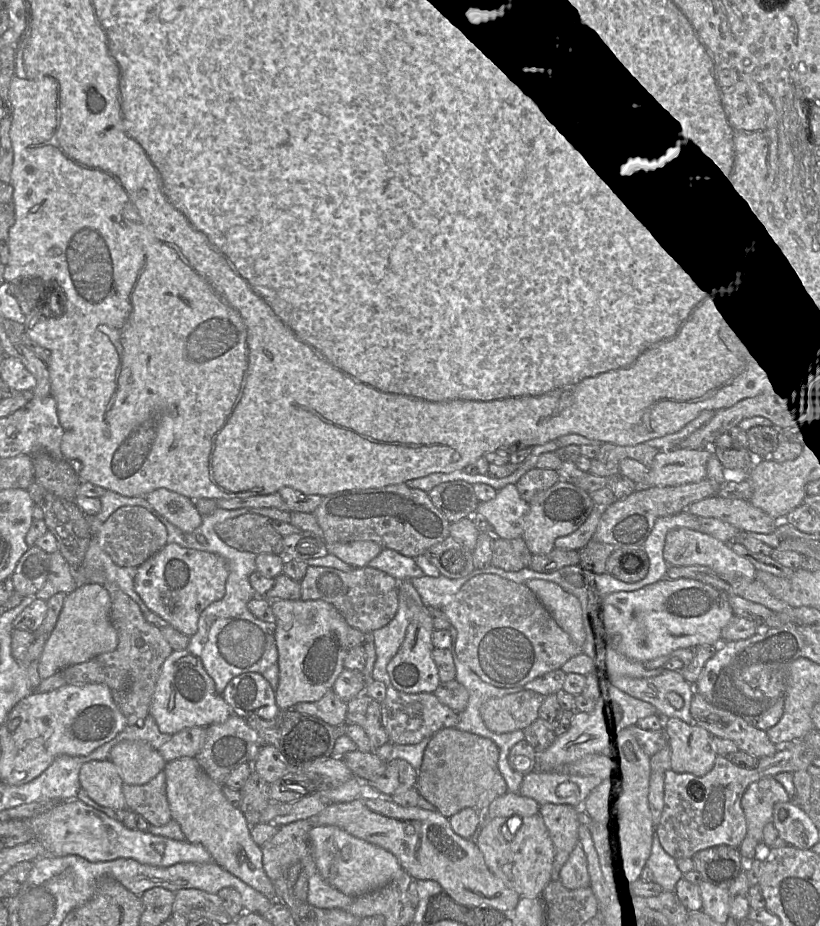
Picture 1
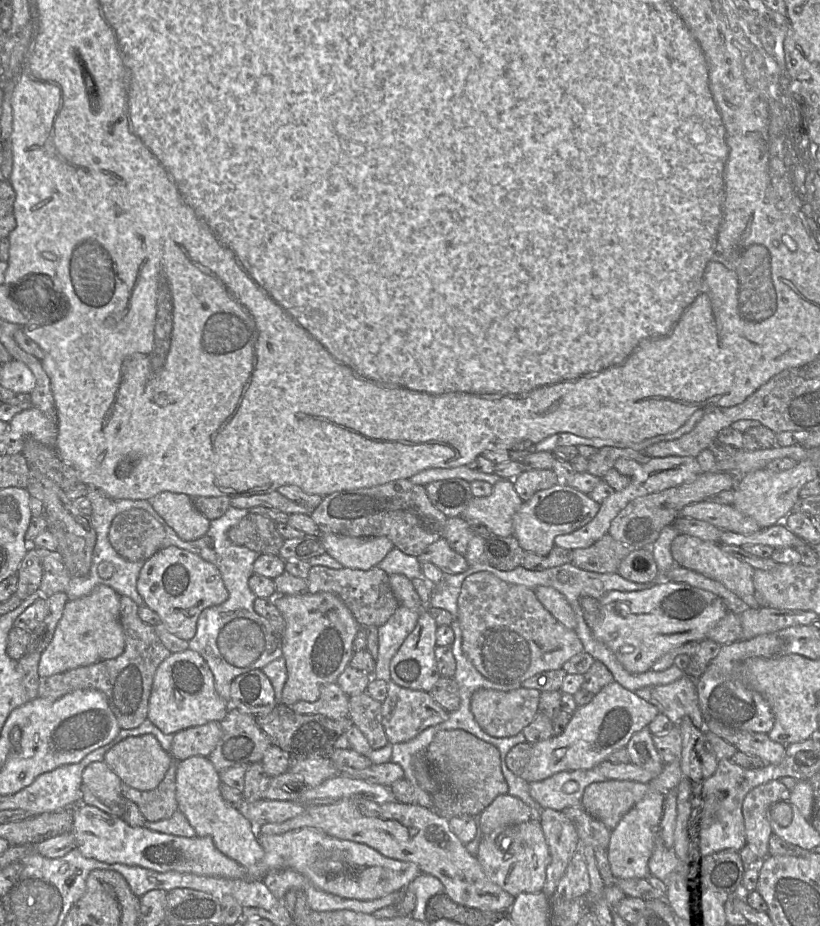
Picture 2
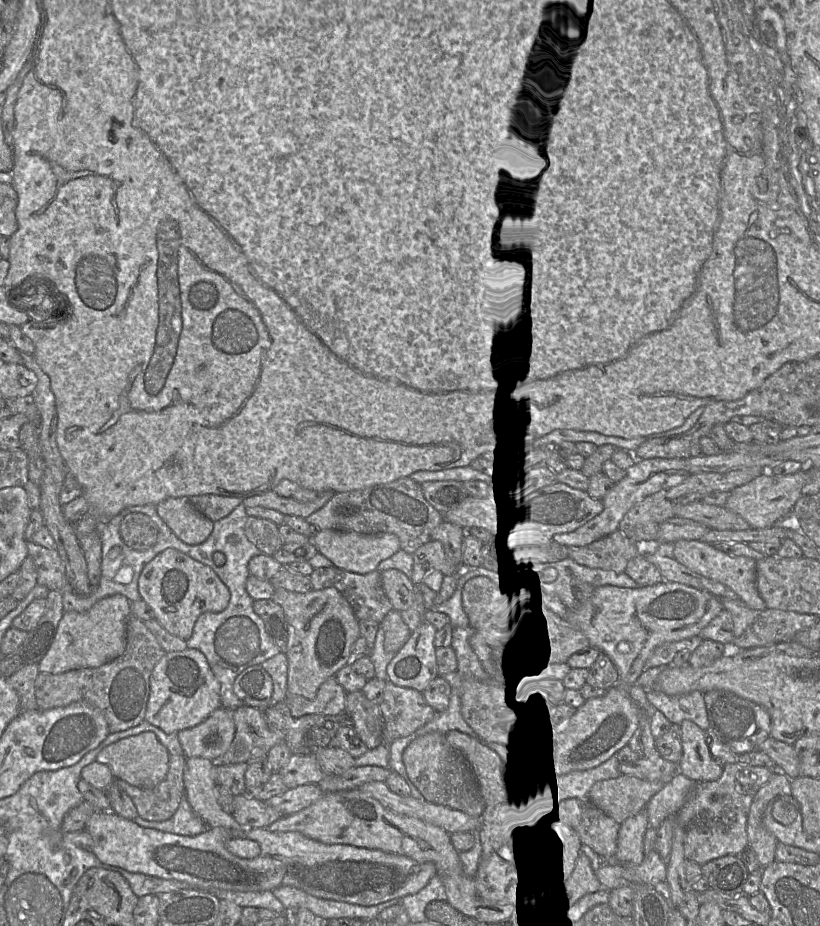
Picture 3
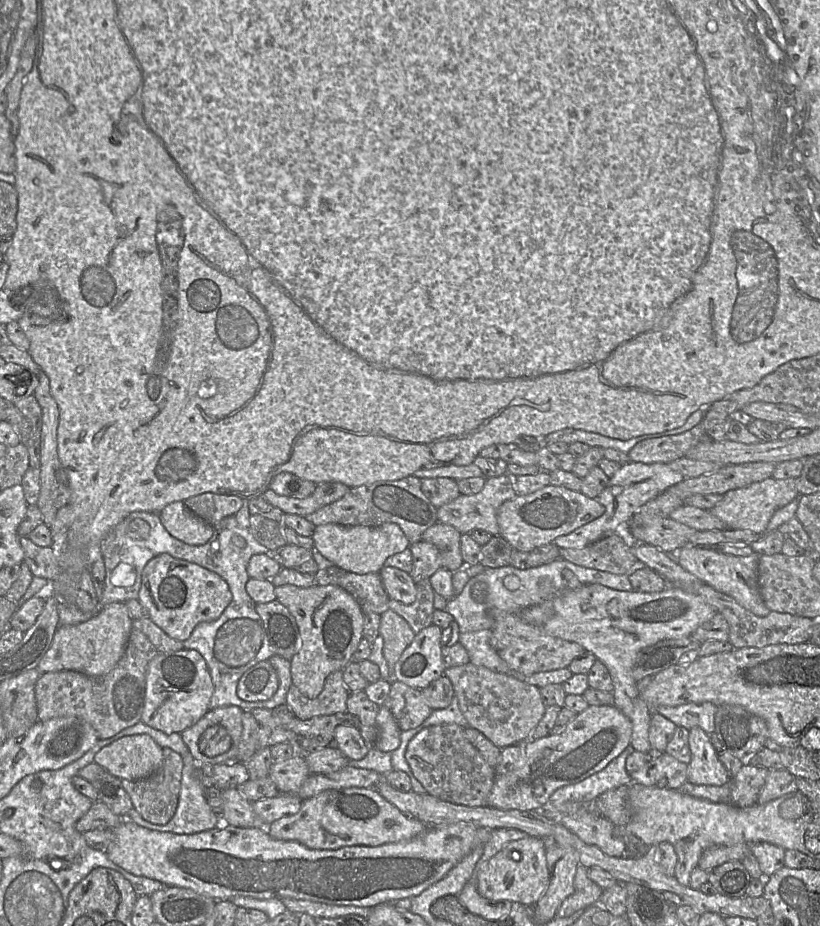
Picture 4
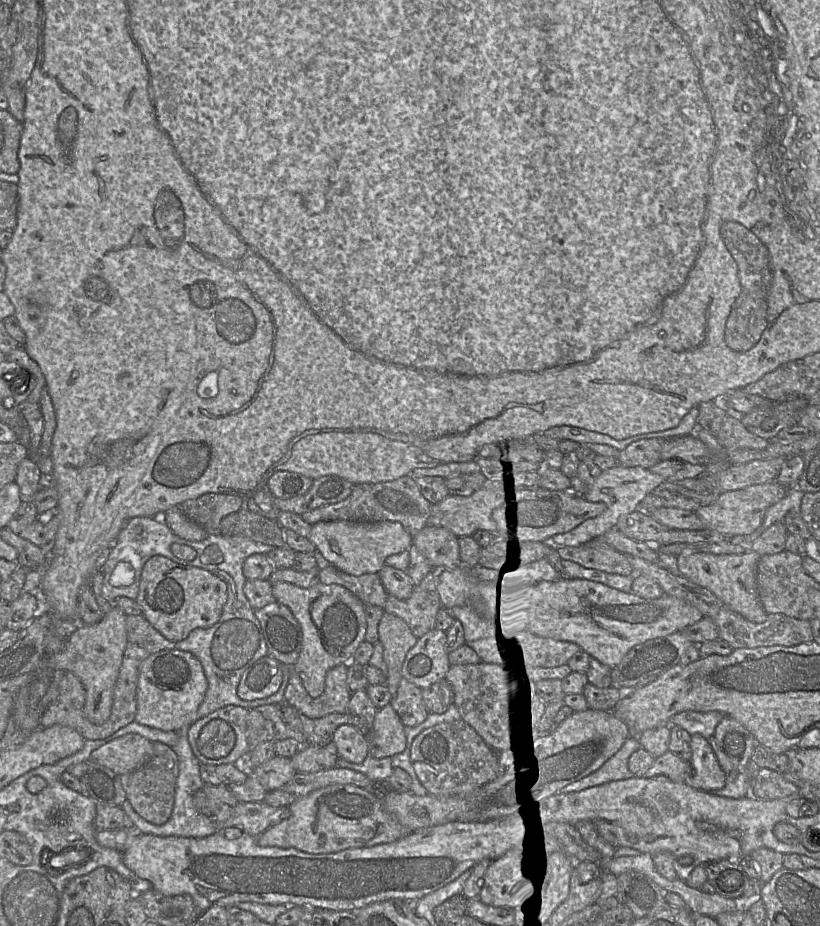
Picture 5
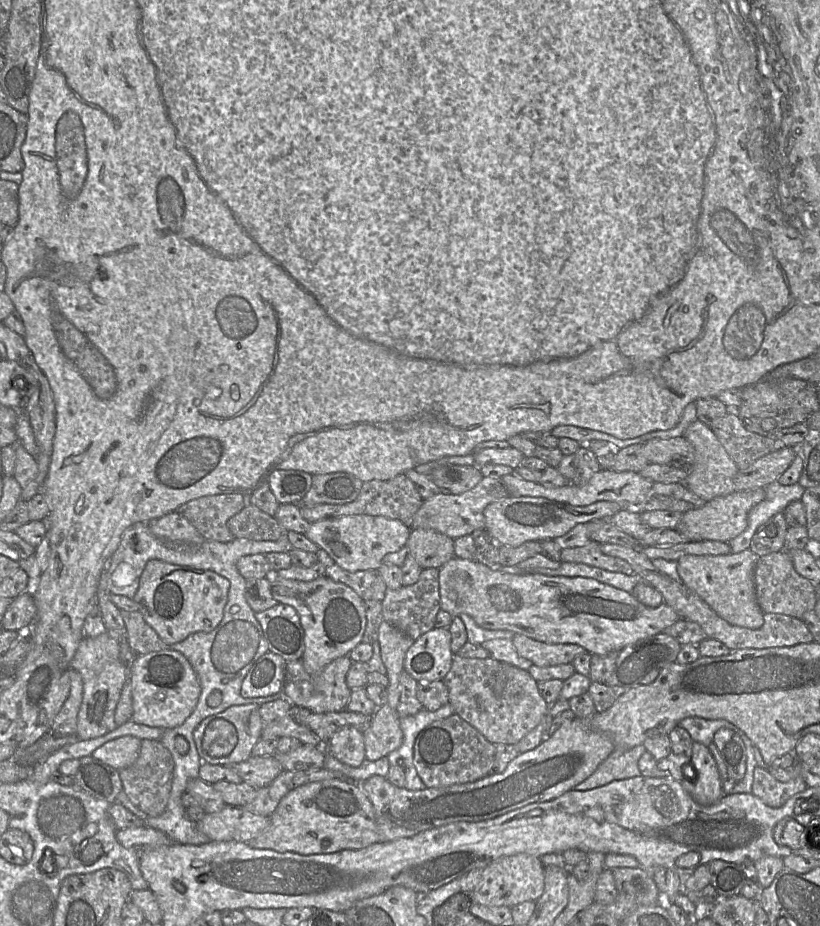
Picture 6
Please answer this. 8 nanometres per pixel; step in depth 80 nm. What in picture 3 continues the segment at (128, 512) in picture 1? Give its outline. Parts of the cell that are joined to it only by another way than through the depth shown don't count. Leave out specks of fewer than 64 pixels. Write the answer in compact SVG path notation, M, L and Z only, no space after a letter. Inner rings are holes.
M130 513L121 523L120 534L128 547L136 551L146 551L156 544L159 529L146 514Z

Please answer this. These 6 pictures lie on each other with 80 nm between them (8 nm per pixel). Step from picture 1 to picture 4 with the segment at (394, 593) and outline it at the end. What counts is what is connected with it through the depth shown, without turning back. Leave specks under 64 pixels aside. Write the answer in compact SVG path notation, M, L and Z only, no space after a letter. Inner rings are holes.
M335 565L319 569L315 573L317 585L336 585L357 601L363 613L379 615L389 609L389 600L379 573L356 574Z

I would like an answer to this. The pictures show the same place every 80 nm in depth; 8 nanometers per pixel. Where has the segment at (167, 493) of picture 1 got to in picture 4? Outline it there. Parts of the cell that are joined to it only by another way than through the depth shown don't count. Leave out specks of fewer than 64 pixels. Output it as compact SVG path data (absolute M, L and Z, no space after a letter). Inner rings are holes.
M184 501L167 505L159 516L173 537L189 545L204 545L215 532L214 526L192 513Z

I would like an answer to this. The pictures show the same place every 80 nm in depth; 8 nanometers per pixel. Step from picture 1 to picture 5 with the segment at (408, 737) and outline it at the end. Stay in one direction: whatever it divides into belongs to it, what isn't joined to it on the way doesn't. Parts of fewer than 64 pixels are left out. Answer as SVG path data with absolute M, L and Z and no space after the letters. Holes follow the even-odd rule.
M403 677L390 705L399 715L403 725L407 727L418 726L429 715L429 711L423 703L422 689Z

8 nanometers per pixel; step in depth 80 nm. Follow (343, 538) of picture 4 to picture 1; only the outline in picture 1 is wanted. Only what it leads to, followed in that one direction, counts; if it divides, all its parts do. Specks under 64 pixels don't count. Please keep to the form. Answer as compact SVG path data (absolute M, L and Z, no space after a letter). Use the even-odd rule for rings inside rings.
M373 541L326 544L329 554L333 554L353 568L366 567L383 549Z

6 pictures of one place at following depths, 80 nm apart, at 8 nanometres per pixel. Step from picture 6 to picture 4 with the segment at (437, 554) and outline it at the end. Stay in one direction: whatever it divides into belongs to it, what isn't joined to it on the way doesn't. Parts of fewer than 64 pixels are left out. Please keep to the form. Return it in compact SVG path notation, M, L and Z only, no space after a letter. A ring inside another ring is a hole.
M437 522L424 531L422 541L435 545L441 557L442 567L454 572L464 567L460 551L461 535L453 526Z

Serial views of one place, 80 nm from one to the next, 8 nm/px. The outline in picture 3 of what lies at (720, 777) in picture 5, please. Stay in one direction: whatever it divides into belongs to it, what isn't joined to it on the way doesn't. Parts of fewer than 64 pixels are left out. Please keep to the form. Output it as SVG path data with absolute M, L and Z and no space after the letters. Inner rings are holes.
M684 720L679 726L683 751L680 774L696 783L718 780L723 766L712 757L706 743L706 732L689 720Z

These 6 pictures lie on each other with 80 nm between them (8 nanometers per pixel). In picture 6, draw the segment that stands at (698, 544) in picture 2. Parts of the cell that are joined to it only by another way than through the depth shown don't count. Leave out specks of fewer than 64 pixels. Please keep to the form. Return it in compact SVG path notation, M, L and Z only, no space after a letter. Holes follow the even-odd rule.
M749 549L726 555L686 555L677 561L678 573L682 582L728 623L759 629L764 624L765 614L757 602L754 582L754 571L759 558Z

